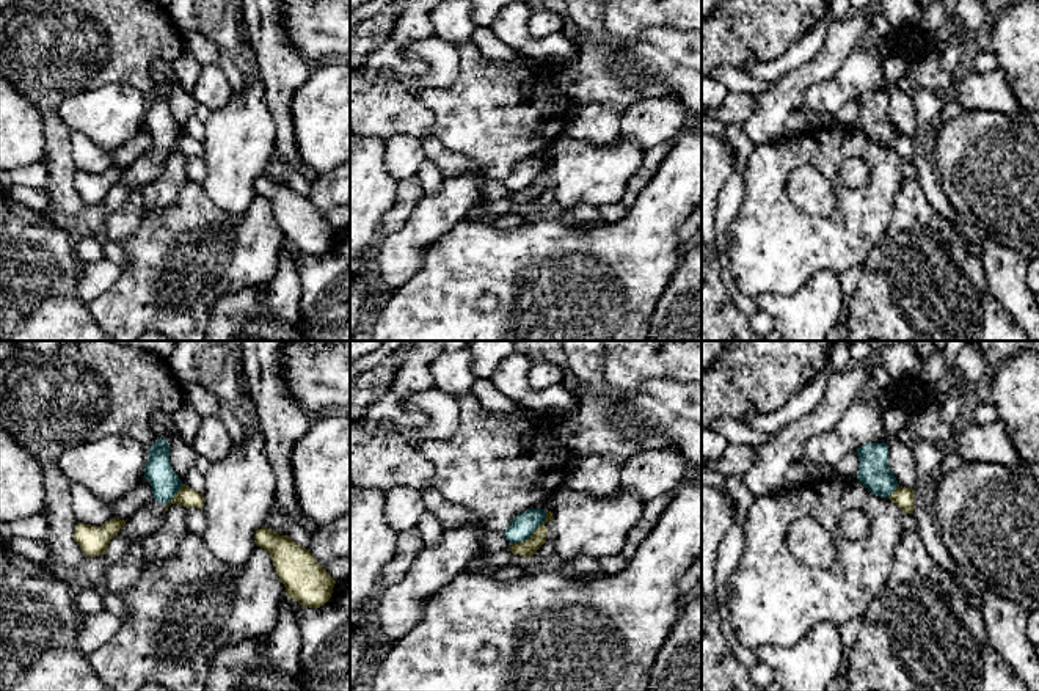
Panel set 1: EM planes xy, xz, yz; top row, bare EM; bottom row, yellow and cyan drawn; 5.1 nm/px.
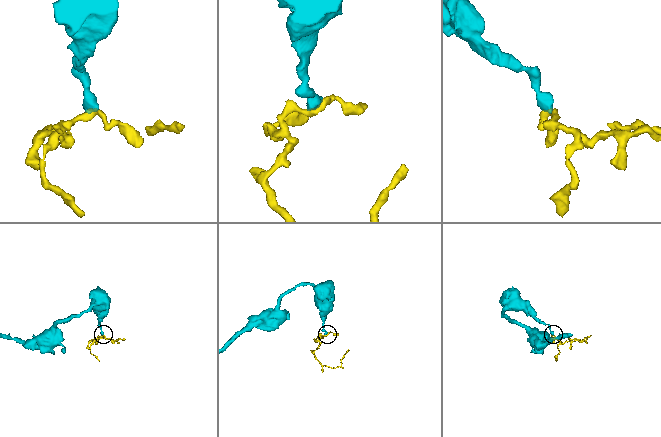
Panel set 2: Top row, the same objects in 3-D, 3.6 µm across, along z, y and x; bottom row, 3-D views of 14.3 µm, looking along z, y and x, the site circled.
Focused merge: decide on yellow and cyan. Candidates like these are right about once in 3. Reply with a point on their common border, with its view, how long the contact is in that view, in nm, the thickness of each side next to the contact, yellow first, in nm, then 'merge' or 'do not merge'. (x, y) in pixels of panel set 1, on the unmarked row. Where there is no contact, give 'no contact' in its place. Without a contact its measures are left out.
contact xz (535, 179); length 260 nm; calibres 90 and 120 nm; do not merge

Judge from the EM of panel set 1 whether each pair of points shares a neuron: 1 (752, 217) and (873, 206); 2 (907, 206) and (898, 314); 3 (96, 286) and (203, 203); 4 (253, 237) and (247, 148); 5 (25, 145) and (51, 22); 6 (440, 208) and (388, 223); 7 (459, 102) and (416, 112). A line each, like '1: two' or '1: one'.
1: one
2: one
3: two
4: two
5: two
6: two
7: two

